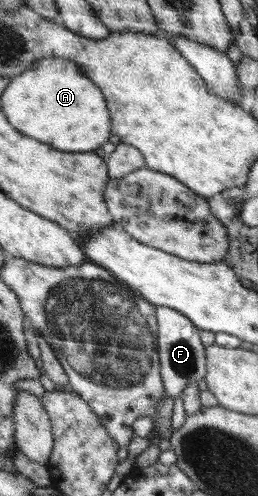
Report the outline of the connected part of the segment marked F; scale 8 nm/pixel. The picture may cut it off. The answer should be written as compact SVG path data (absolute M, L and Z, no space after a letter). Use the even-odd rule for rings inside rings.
M157 306L157 324L159 324L160 370L166 395L171 398L181 396L183 390L191 384L198 384L206 377L206 348L203 346L198 327L186 315L168 306Z

